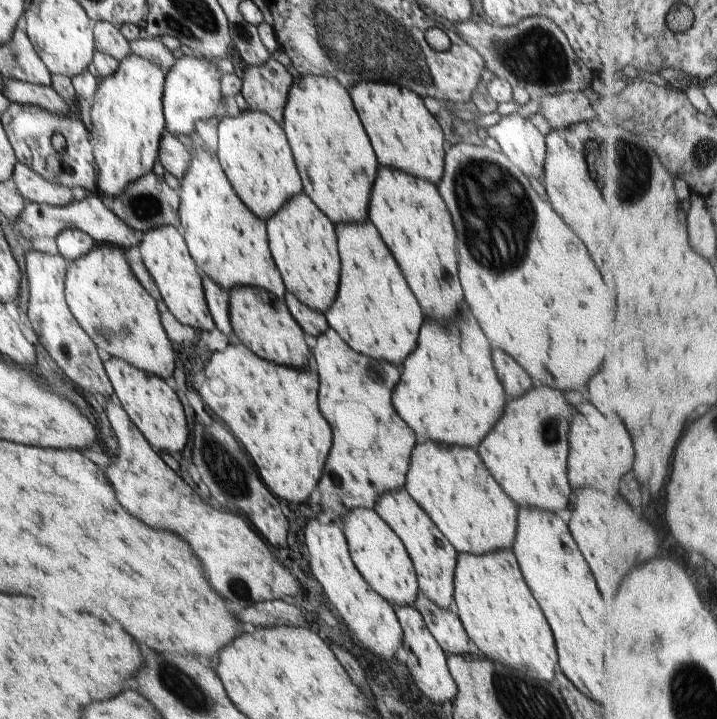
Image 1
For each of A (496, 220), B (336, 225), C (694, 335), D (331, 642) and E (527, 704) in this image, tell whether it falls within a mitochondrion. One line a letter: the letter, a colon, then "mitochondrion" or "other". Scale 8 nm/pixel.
A: mitochondrion
B: other
C: other
D: other
E: mitochondrion

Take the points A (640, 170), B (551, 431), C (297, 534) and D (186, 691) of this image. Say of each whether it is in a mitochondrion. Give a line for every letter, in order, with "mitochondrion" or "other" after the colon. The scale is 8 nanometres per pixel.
A: mitochondrion
B: mitochondrion
C: other
D: mitochondrion

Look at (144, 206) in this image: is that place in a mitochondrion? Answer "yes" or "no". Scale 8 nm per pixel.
yes

